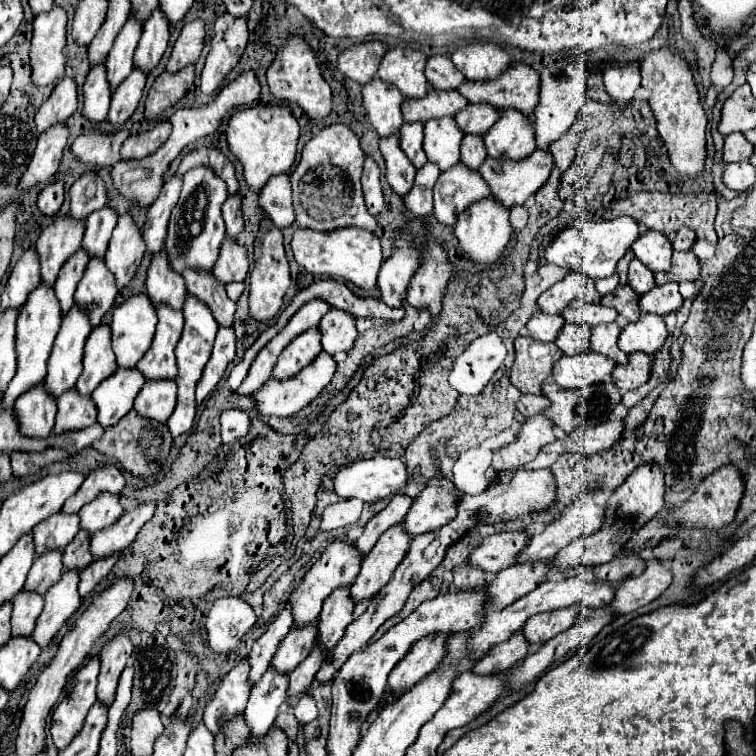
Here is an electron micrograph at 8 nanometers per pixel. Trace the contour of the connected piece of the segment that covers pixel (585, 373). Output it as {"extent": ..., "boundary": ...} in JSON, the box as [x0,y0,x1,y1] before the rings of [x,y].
{"extent":[552,352,616,388],"boundary":[[[584,352],[578,356],[562,356],[552,376],[562,388],[582,388],[590,384],[604,382],[610,372],[616,368],[616,362],[608,356],[596,354],[596,352]]]}

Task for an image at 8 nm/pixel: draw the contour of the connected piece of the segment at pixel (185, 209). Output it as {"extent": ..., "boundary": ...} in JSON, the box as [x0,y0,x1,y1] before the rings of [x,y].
{"extent":[164,168,228,274],"boundary":[[[194,168],[182,180],[184,186],[180,192],[180,200],[172,210],[168,222],[168,236],[164,242],[168,264],[178,274],[182,274],[184,268],[190,268],[194,272],[212,272],[214,260],[218,260],[218,252],[226,238],[224,220],[220,212],[228,196],[226,184],[208,168]]]}

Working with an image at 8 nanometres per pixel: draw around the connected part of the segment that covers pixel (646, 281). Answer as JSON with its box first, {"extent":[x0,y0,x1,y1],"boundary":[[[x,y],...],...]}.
{"extent":[628,258,656,294],"boundary":[[[634,258],[630,262],[630,268],[628,268],[628,284],[638,294],[646,294],[646,292],[650,292],[650,288],[656,286],[654,284],[654,274],[650,270],[646,270],[646,266],[638,258]]]}

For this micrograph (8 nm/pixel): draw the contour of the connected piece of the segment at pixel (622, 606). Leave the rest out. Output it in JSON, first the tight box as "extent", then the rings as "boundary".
{"extent":[608,558,670,614],"boundary":[[[652,558],[648,562],[648,568],[640,576],[630,576],[616,588],[614,600],[612,604],[608,604],[608,610],[614,614],[634,612],[658,598],[670,586],[670,582],[670,570],[660,560]]]}

